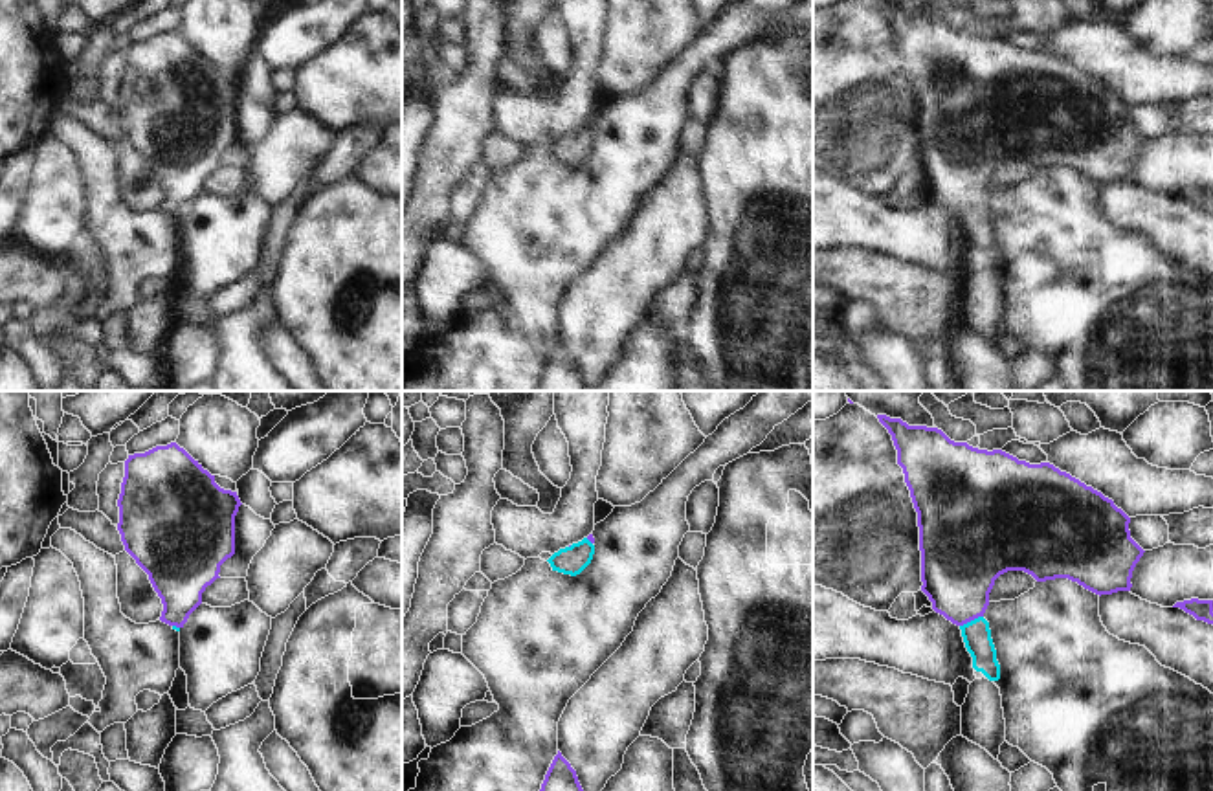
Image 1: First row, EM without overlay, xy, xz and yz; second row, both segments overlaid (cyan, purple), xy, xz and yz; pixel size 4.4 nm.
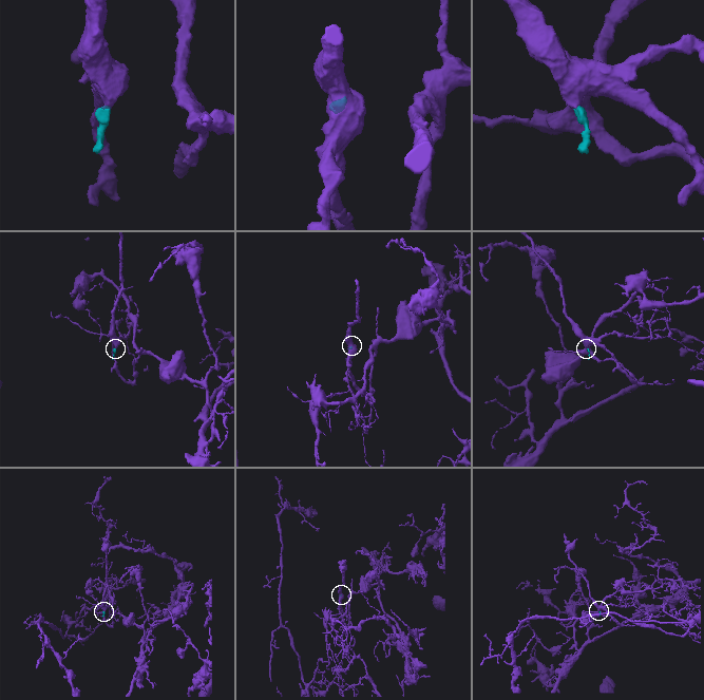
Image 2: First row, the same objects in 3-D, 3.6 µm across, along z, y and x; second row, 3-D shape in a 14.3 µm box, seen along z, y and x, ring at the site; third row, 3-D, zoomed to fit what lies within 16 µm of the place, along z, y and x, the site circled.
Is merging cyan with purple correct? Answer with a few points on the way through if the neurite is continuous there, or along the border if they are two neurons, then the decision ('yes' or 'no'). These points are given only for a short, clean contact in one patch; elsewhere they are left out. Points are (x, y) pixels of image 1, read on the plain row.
across yz (977, 224), (971, 210), (958, 178), (958, 155) | yes

